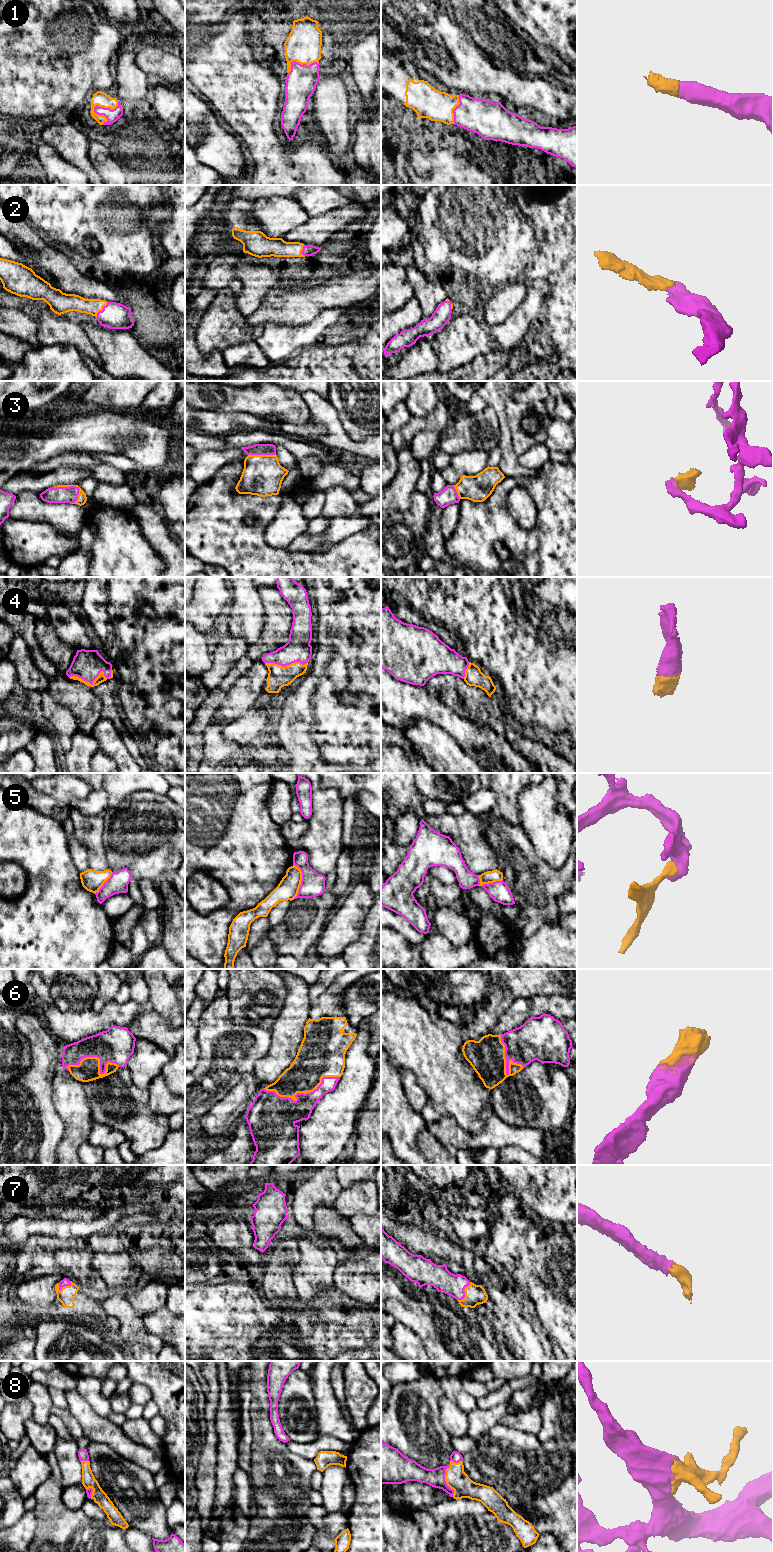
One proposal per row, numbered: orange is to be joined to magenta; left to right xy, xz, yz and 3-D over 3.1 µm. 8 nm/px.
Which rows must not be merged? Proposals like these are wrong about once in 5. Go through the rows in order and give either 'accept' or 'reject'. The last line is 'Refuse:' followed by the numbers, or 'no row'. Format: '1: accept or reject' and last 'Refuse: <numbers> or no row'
1: accept
2: accept
3: accept
4: accept
5: reject
6: accept
7: accept
8: accept
Refuse: 5

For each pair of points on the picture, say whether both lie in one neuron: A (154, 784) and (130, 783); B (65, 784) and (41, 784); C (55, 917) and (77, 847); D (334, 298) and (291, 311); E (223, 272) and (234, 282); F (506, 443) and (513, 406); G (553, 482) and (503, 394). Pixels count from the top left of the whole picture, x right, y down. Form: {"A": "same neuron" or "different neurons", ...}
{"A": "same neuron", "B": "same neuron", "C": "different neurons", "D": "same neuron", "E": "same neuron", "F": "different neurons", "G": "different neurons"}

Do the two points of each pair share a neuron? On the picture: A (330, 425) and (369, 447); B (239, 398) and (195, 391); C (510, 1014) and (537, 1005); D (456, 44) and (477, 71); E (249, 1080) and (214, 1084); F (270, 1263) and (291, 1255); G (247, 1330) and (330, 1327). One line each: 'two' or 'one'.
A: one
B: one
C: two
D: one
E: two
F: one
G: one

